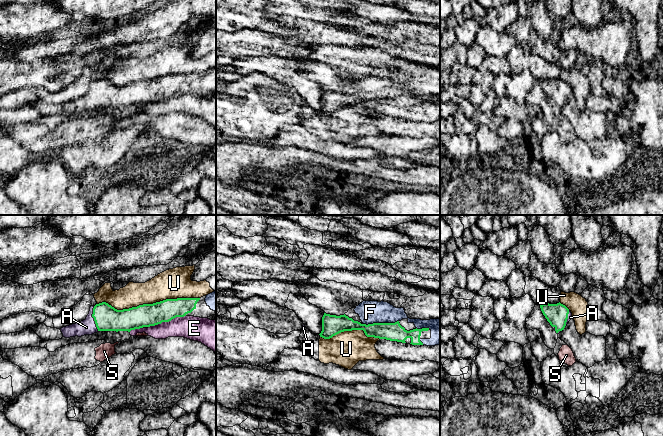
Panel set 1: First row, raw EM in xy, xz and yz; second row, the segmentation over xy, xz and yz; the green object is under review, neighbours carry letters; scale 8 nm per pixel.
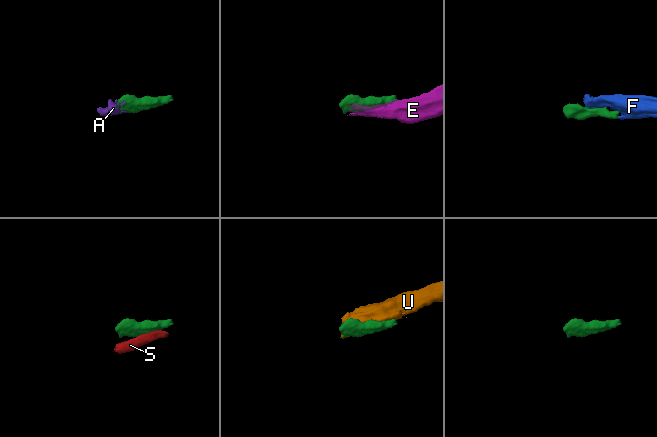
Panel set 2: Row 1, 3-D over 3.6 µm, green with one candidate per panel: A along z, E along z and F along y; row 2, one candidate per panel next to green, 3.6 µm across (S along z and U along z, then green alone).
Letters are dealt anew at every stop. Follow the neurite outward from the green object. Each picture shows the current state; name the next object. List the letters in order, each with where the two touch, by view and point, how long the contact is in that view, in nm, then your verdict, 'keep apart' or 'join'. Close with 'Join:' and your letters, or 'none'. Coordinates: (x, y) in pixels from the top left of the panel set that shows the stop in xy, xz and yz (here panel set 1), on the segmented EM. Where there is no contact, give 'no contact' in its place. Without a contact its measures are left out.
A: xy (93, 317) | 200 nm | join
E: xy (166, 321) | 320 nm | keep apart
F: xz (380, 323) | 280 nm | join
S: xy (144, 326) | 50 nm | keep apart
U: xy (148, 304) | 850 nm | keep apart
Join: A, F

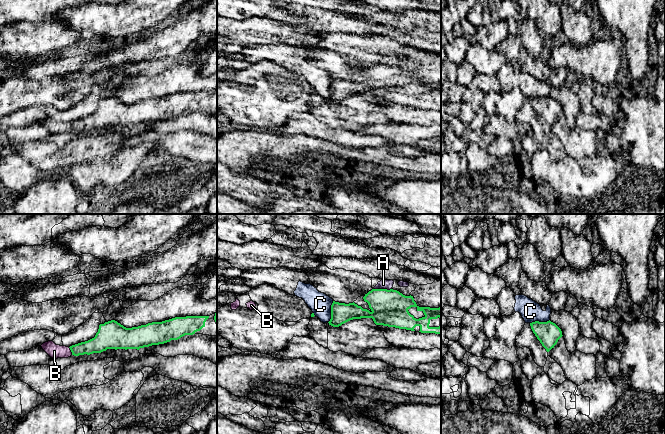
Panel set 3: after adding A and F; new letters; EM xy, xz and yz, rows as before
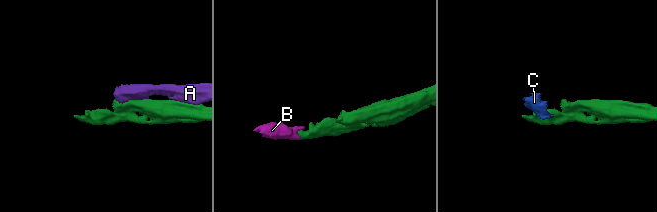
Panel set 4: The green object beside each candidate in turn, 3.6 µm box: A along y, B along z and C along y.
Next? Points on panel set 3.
A: xz (383, 289) | 140 nm | keep apart
B: xy (71, 351) | 70 nm | join
C: xz (331, 312) | 180 nm | keep apart
Join: B

